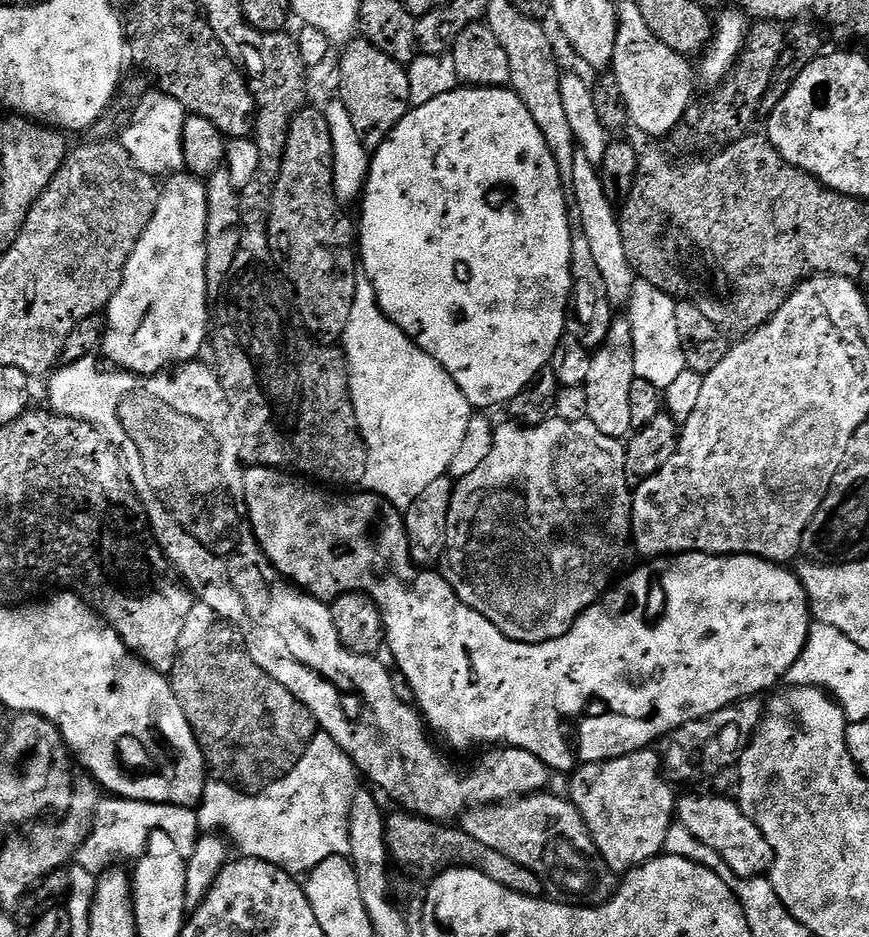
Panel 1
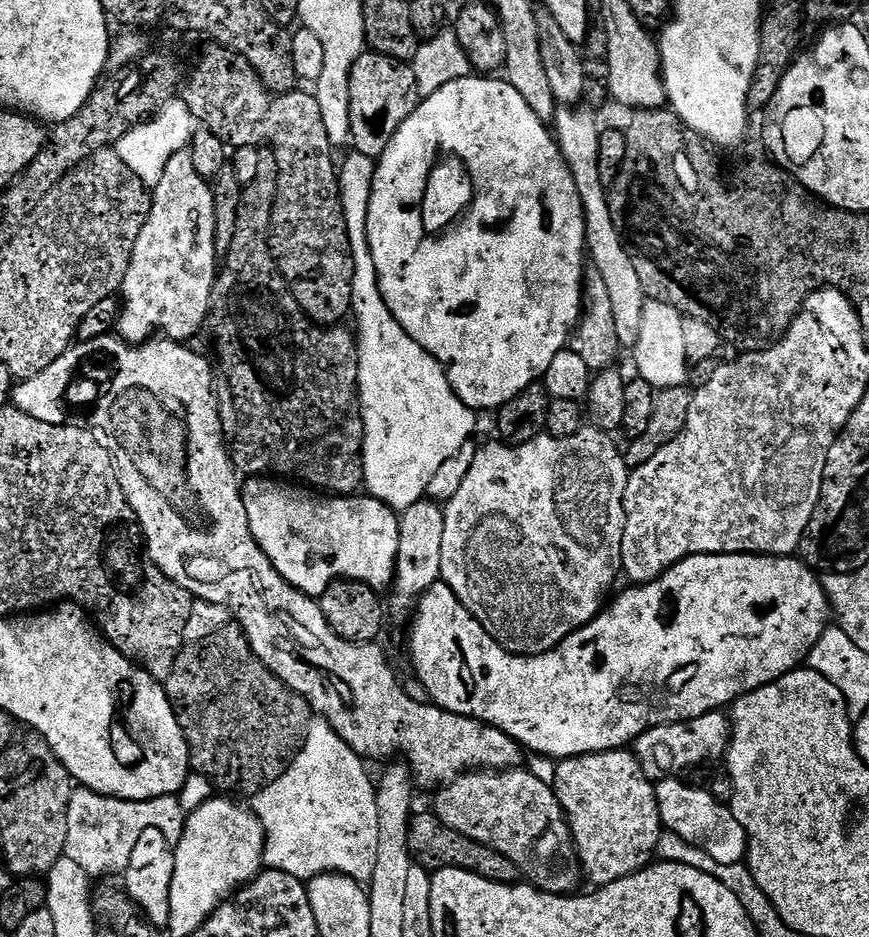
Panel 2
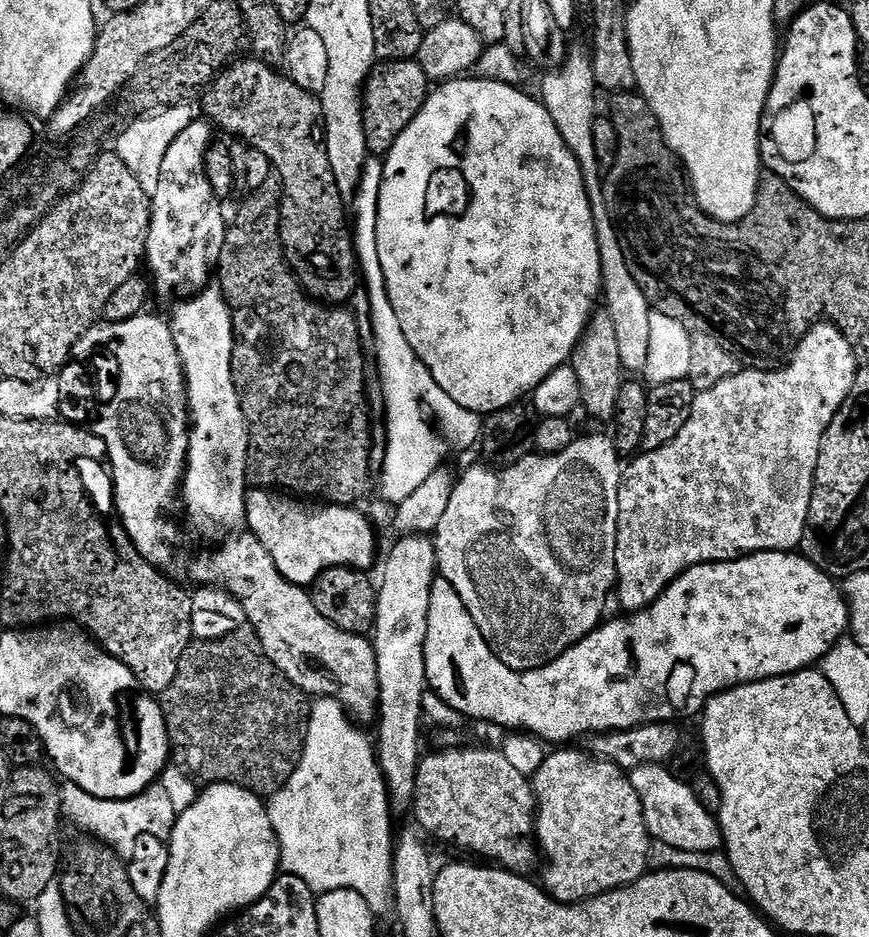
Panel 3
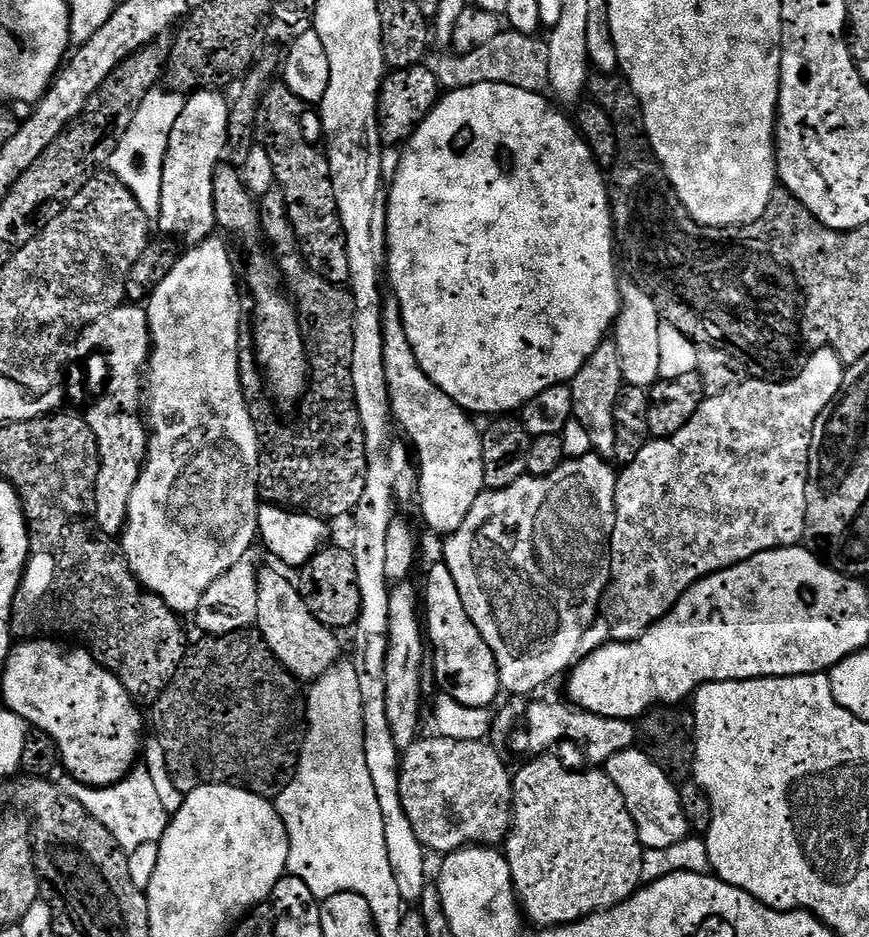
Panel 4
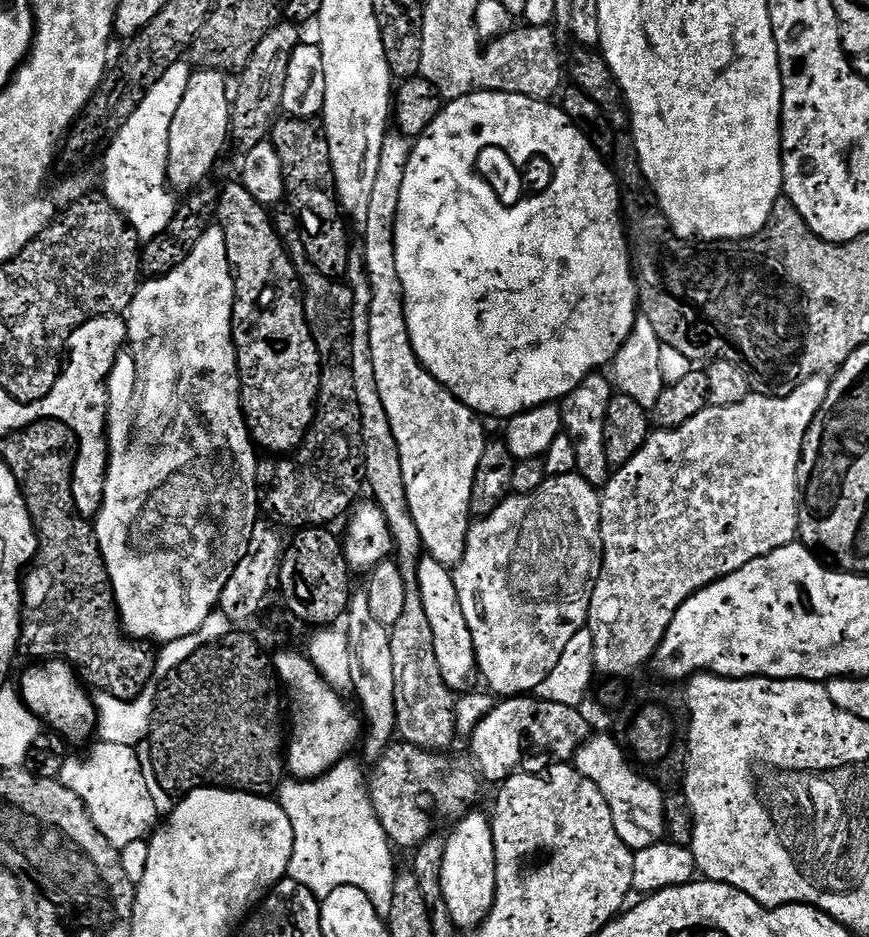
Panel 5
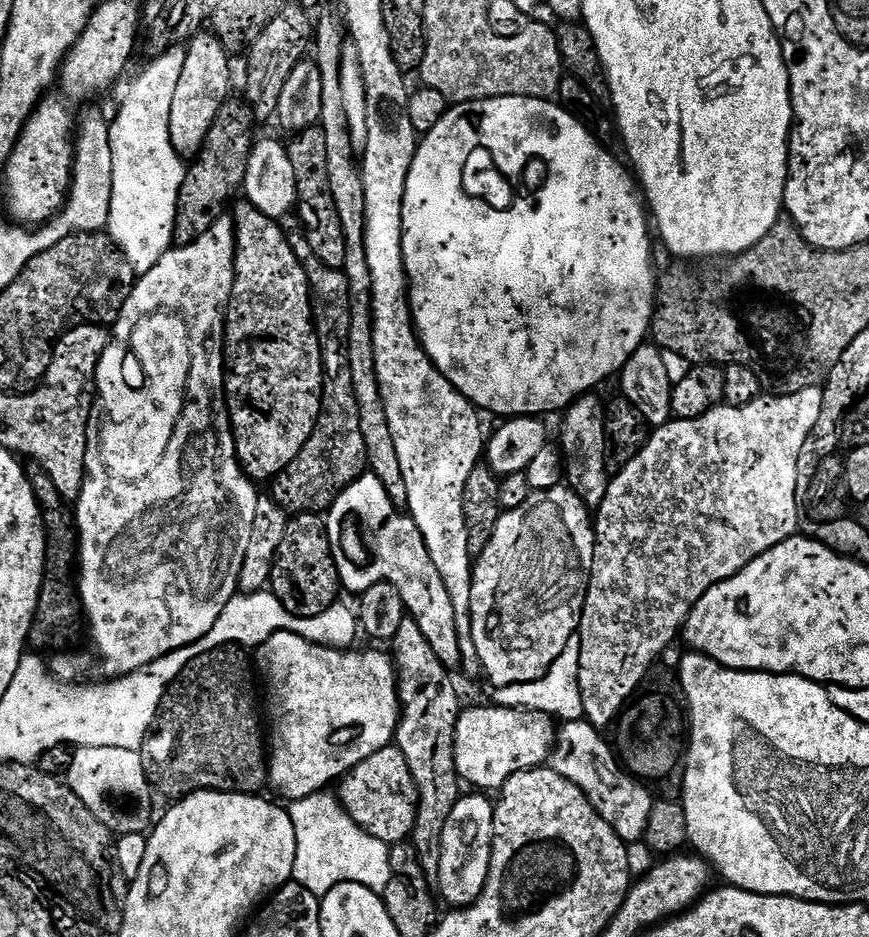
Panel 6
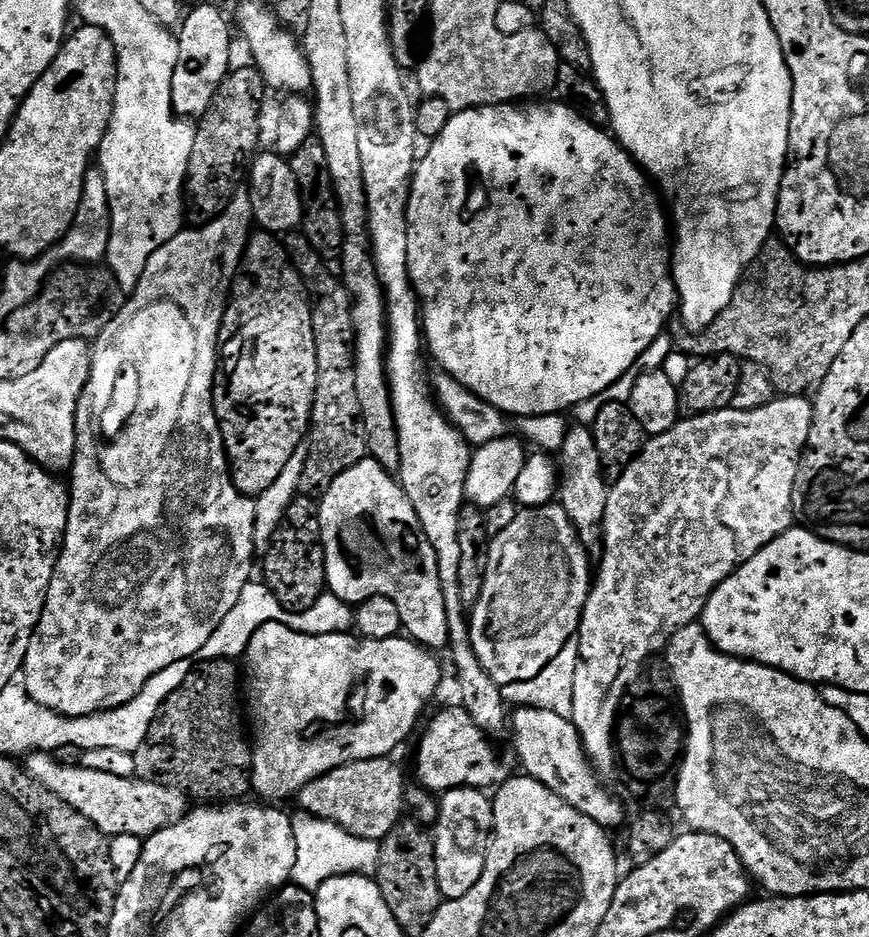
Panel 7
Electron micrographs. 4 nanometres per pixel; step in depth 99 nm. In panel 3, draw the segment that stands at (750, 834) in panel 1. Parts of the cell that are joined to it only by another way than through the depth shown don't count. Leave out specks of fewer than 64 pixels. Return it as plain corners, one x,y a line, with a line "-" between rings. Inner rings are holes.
643,764
637,768
631,769
630,775
632,785
642,802
642,810
646,818
649,837
653,841
669,844
671,848
686,850
687,852
715,852
724,843
724,836
720,833
720,821
715,815
712,815
698,802
694,796
694,790
691,783
679,780
676,776
668,773
669,769
662,764

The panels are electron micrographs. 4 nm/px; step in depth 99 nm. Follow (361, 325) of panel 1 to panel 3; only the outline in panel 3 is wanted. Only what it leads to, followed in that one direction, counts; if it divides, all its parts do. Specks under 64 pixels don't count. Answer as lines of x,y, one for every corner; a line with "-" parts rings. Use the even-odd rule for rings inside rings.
370,158
364,163
356,191
350,197
350,231
352,246
356,250
358,276
362,281
362,291
368,295
370,302
372,316
370,343
376,347
376,368
380,371
380,392
384,395
384,419
382,420
386,425
387,440
385,442
385,460
378,468
378,480
380,476
380,488
384,491
385,496
383,499
389,505
395,506
401,504
406,498
410,498
410,494
414,494
414,490
418,490
418,486
422,486
422,482
426,482
426,478
430,478
430,474
434,474
434,470
438,470
445,463
444,455
448,452
448,444
432,429
432,424
428,421
424,408
429,408
432,411
437,426
460,448
468,448
471,444
473,447
479,441
484,421
481,413
471,412
458,406
458,402
454,402
454,398
450,398
450,394
446,394
446,390
442,390
442,386
438,386
438,382
434,382
430,370
421,362
418,354
414,354
414,346
410,346
410,342
406,342
406,334
402,334
402,325
398,323
398,314
394,314
394,306
390,306
390,294
386,290
386,274
382,274
382,261
378,259
378,194
382,190
383,181
383,159

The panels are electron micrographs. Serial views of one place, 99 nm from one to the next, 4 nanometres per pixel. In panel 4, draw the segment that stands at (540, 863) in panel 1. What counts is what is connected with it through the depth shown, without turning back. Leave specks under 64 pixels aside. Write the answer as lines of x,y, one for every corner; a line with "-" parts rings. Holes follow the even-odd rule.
437,734
417,738
413,744
402,752
400,758
400,798
402,800
402,810
406,812
406,818
409,819
410,826
413,827
414,834
418,836
418,842
424,845
429,853
440,852
439,854
447,854
449,852
457,852
465,846
496,846
507,837
509,827
512,823
512,777
513,773
508,772
508,768
504,765
505,757
501,753
496,752
491,744
483,740
460,742
451,738
442,737

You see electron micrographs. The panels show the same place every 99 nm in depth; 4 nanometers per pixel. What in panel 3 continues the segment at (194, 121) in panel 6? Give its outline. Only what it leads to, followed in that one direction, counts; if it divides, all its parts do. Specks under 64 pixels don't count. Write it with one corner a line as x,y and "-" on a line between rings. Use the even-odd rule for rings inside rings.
197,118
170,142
170,150
162,158
162,178
158,178
158,190
150,198
152,217
144,247
144,260
146,268
148,264
152,271
150,280
155,295
156,292
160,296
172,296
175,292
195,294
209,287
208,279
211,276
213,279
220,263
228,224
220,209
223,208
221,200
210,190
210,182
206,182
204,169
206,150
213,139
212,125
207,119

